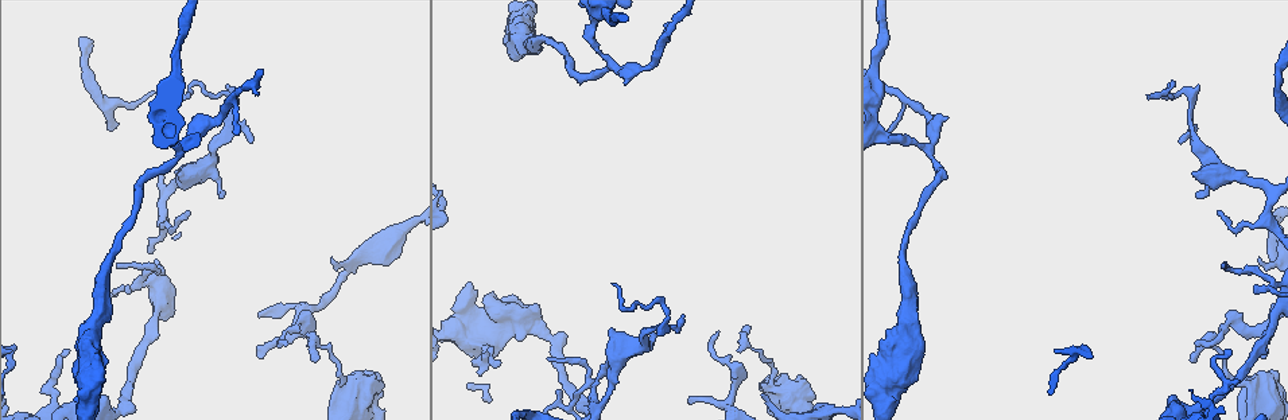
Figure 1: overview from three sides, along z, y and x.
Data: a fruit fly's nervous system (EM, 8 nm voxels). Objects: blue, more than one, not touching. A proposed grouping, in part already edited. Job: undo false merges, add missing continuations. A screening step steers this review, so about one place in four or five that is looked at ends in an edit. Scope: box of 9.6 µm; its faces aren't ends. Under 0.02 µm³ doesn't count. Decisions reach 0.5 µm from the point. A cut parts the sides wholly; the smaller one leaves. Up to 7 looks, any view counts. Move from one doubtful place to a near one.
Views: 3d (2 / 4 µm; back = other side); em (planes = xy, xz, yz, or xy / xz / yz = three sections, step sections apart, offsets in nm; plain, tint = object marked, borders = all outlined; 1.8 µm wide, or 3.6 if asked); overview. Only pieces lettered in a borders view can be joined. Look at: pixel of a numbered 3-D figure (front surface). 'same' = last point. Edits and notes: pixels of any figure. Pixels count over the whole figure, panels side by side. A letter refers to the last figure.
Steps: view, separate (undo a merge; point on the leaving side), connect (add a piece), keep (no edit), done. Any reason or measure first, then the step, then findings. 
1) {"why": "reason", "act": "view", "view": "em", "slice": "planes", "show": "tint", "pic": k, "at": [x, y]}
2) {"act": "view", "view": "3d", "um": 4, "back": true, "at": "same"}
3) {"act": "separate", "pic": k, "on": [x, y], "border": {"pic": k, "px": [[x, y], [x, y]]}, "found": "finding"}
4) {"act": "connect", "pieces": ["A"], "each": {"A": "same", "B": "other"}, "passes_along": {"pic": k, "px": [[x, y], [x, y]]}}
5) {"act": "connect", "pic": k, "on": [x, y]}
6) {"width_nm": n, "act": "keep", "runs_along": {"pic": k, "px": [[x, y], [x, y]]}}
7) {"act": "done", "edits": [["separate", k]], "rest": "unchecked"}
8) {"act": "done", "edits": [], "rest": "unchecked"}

{"why": "arms part here", "act": "view", "view": "3d", "um": 2, "back": true, "pic": 1, "at": [1265, 323]}

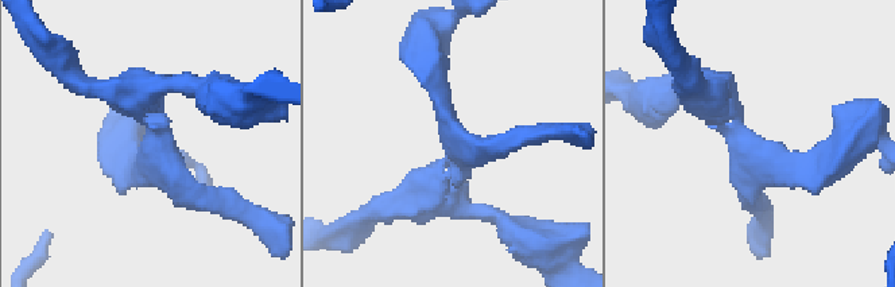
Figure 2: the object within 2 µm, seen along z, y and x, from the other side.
{"act": "view", "view": "em", "slice": "xz", "step": 4, "show": "tint", "pic": 2, "at": [456, 149]}

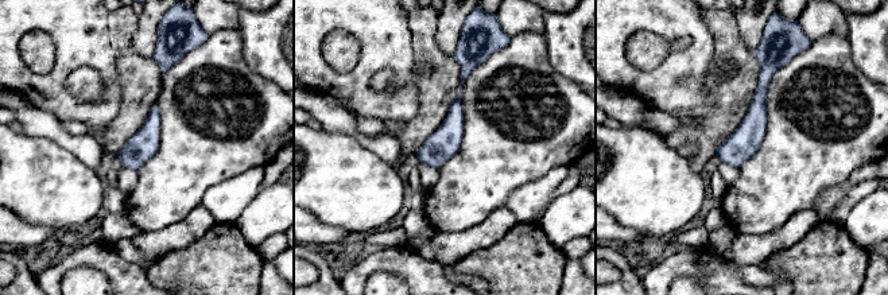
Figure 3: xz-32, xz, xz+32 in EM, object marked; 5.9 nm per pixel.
{"why": "another direction", "act": "view", "view": "em", "slice": "planes", "show": "borders", "at": "same"}

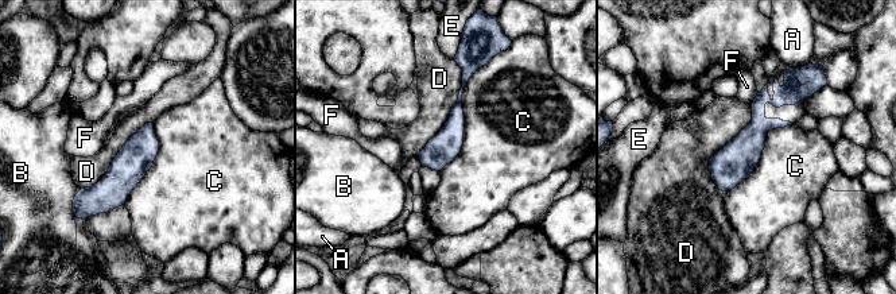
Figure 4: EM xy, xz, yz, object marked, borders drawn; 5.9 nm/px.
{"width_nm": 180, "act": "keep", "each": {"A": "other", "B": "other", "C": "other", "D": "other", "E": "other", "F": "other"}, "found": "one neuron here"}

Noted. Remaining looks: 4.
{"why": "an open end", "act": "view", "view": "em", "slice": "xy", "step": 8, "show": "borders", "pic": 1, "at": [751, 329]}

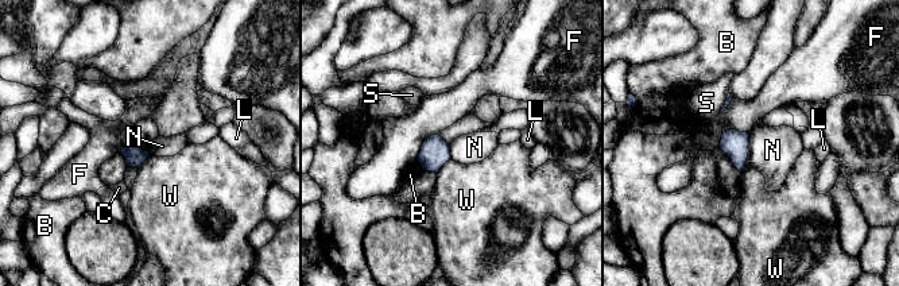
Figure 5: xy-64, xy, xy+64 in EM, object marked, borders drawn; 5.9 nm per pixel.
{"act": "view", "view": "em", "slice": "planes", "show": "borders", "at": "same"}

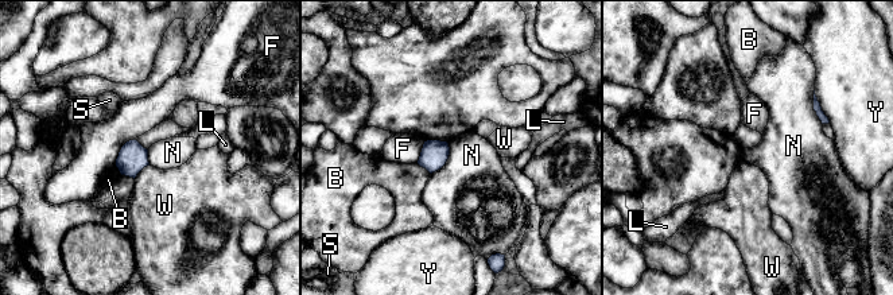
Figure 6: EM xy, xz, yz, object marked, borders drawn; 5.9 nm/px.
{"act": "keep", "each": {"B": "other", "F": "other", "L": "other", "N": "other", "S": "other", "W": "other", "Y": "other"}, "found": "none of them fits"}

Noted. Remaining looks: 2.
{"act": "view", "view": "em", "slice": "planes", "show": "borders", "pic": 1, "at": [497, 362]}

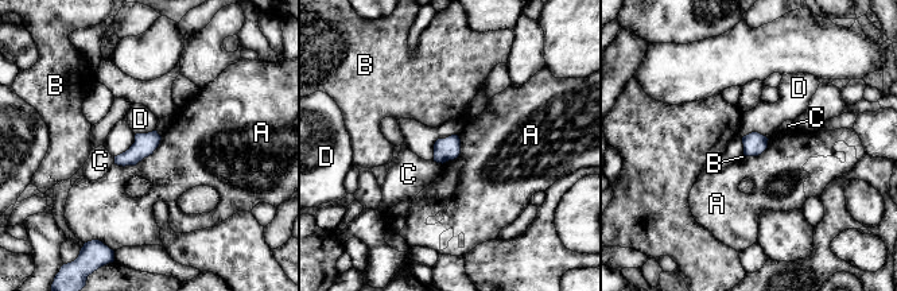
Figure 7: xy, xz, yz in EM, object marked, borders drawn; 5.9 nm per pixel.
{"act": "keep", "each": {"A": "other", "B": "other", "C": "other", "D": "other"}, "border": {"pic": 7, "px": [[458, 135], [459, 154], [442, 163]]}, "found": "no lettered piece goes on from it"}

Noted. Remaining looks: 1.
{"act": "done", "edits": [], "rest": "unchecked"}

